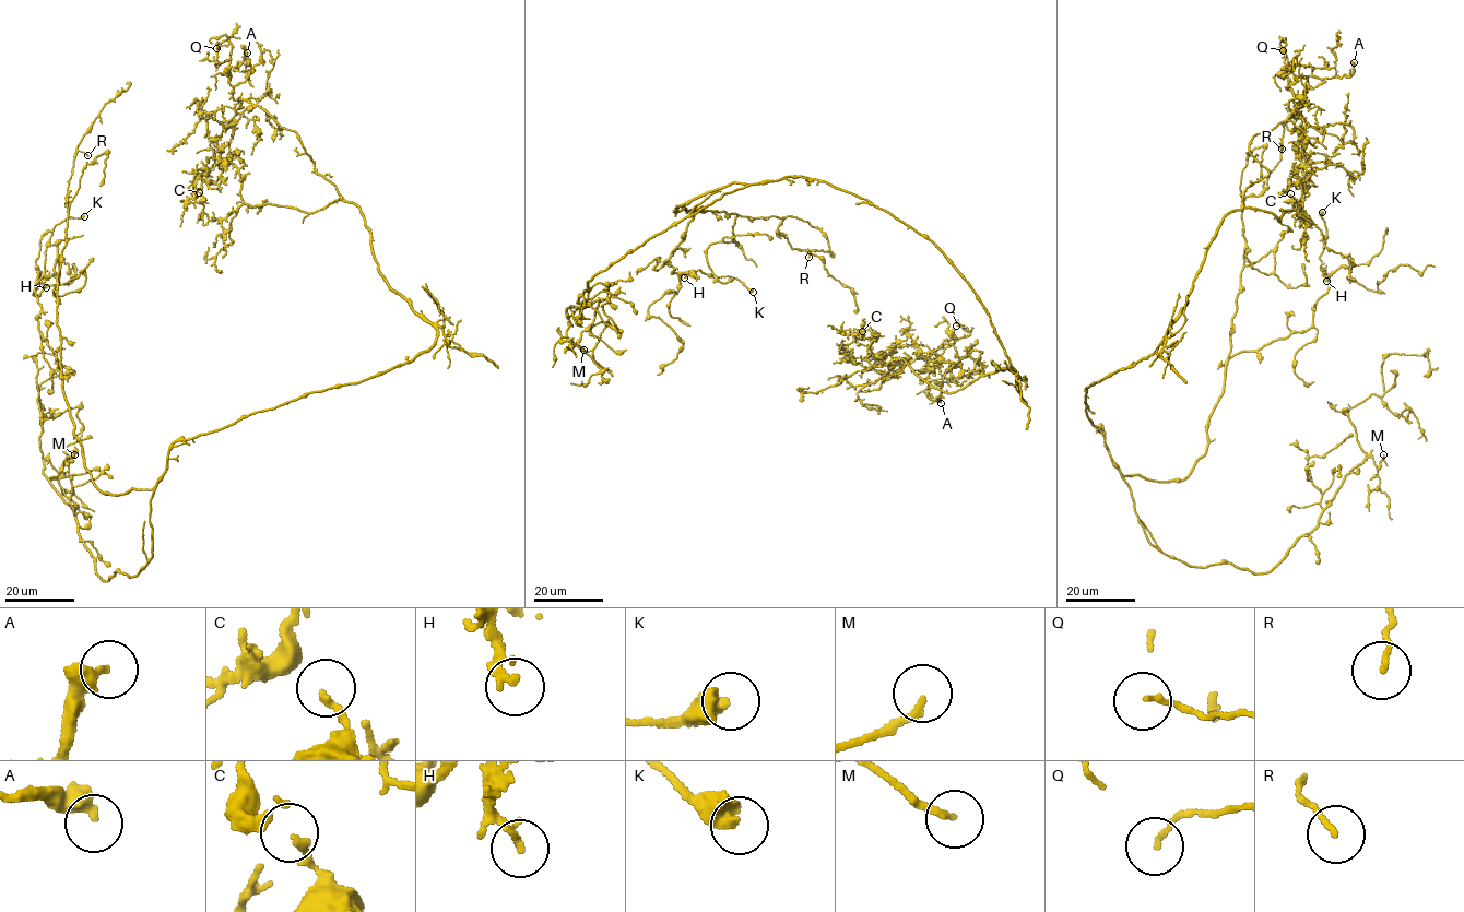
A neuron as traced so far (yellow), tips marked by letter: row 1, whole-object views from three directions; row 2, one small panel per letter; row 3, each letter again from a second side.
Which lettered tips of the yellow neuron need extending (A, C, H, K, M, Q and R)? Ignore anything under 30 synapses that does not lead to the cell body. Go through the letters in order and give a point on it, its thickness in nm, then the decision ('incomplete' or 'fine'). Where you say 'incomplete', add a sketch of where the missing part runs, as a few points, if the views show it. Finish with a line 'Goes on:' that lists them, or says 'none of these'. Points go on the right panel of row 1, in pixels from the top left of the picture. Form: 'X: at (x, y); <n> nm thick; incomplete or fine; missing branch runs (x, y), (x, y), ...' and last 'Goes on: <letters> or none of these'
A: at (1354, 62); 400 nm thick; fine
C: at (1290, 193); 120 nm thick; fine
H: at (1326, 281); 170 nm thick; fine
K: at (1322, 212); 480 nm thick; fine
M: at (1383, 454); 170 nm thick; fine
Q: at (1283, 50); 110 nm thick; fine
R: at (1282, 149); 120 nm thick; fine
Goes on: none of these

